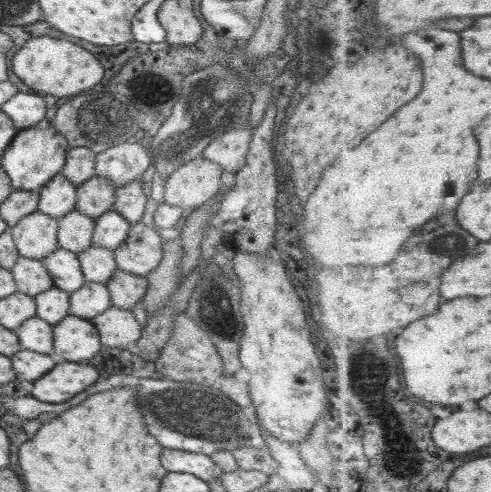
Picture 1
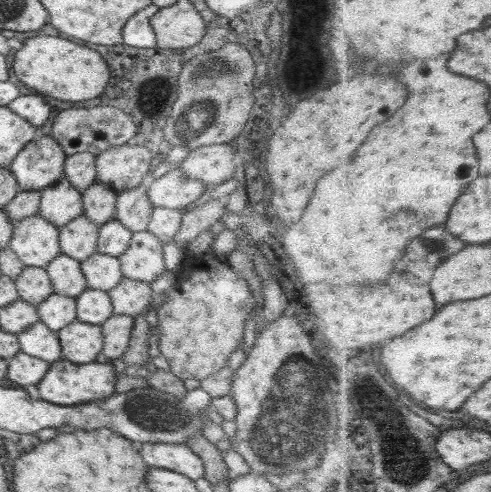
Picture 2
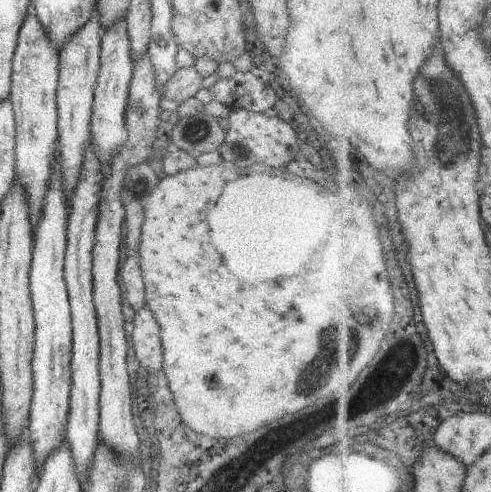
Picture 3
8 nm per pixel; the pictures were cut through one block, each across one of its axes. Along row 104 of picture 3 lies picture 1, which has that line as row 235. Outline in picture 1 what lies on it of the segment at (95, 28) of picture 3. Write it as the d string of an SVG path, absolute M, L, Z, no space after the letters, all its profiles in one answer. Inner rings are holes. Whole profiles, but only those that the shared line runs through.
M74 209L56 220L58 222L57 239L60 247L79 253L92 244L94 219Z

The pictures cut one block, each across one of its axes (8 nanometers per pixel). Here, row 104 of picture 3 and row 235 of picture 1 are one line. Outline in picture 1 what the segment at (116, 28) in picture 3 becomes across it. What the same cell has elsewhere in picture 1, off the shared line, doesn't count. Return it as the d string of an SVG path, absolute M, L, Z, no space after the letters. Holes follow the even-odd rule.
M106 211L95 219L92 244L114 251L125 242L131 226L120 213Z

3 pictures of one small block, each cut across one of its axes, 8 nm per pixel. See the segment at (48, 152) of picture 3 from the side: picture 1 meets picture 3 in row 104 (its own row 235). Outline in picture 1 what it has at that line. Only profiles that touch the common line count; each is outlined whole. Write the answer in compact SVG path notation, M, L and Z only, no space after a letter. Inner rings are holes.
M38 210L24 216L10 230L19 256L40 260L59 247L56 218Z

